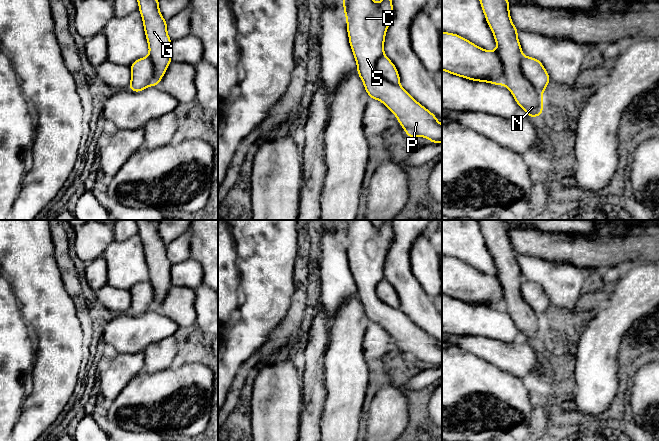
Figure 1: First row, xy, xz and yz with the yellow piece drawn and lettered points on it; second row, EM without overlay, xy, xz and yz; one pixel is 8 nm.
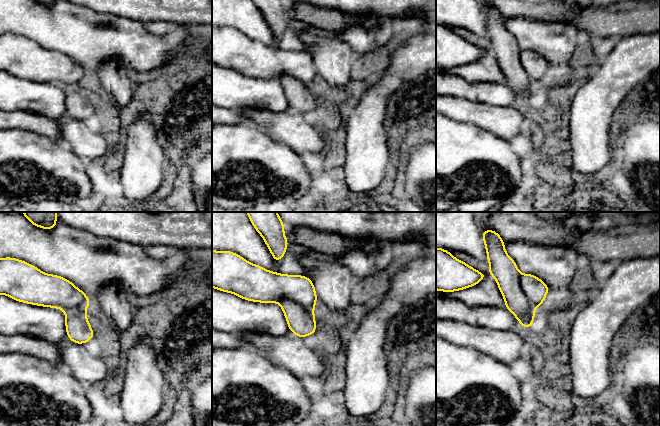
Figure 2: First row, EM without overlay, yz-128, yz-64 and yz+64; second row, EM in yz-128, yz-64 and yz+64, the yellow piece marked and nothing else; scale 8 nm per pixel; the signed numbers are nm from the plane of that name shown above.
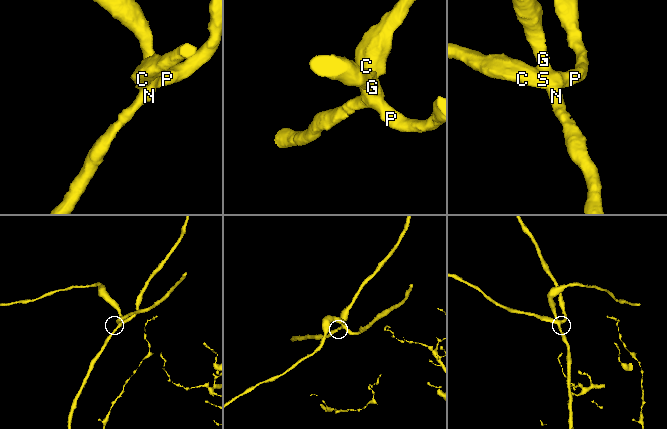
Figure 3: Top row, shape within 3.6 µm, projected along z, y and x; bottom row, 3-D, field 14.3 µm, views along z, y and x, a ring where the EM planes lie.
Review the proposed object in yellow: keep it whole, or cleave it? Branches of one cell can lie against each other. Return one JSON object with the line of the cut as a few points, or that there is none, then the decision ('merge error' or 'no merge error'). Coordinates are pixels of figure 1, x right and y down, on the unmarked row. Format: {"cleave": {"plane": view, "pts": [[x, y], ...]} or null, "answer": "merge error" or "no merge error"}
{"cleave": {"plane": "yz", "pts": [[523, 279], [520, 285], [520, 295], [541, 318]]}, "answer": "merge error"}

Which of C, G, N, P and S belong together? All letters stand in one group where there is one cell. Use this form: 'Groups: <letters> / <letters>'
Groups: C P S / G N

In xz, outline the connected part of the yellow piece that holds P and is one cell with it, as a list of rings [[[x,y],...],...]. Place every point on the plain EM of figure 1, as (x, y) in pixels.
[[[343,220],[342,227],[347,245],[349,268],[357,287],[357,297],[363,305],[370,323],[377,323],[396,339],[409,363],[414,360],[427,362],[431,367],[442,367],[442,348],[437,341],[419,328],[401,309],[389,307],[376,293],[376,288],[384,280],[385,258],[393,240],[391,220],[384,220],[377,228],[371,220]]]

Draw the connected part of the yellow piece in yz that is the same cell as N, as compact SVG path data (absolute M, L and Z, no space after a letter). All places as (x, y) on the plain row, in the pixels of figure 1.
M504 220L477 221L497 268L495 276L504 291L504 309L512 317L519 332L525 334L530 343L543 339L542 318L536 315L520 293L524 279L517 262L519 254L513 249L510 241L510 225Z

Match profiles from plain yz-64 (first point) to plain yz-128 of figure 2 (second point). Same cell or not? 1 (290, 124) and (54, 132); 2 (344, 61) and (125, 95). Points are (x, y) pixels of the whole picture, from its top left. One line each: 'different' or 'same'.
1: different
2: same

